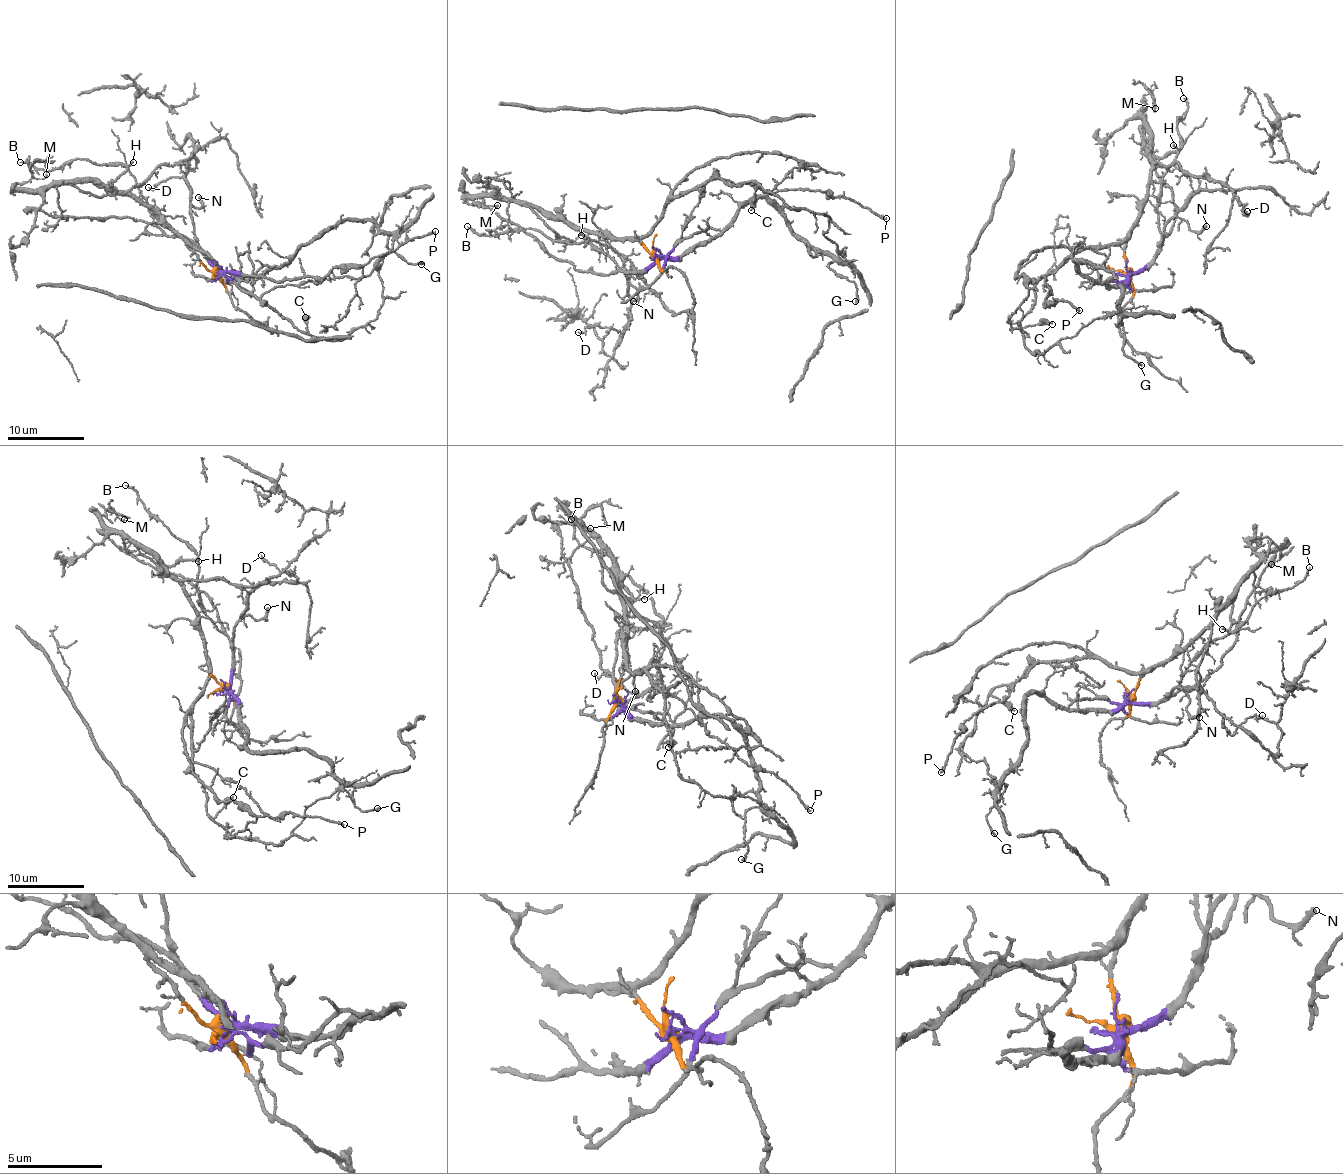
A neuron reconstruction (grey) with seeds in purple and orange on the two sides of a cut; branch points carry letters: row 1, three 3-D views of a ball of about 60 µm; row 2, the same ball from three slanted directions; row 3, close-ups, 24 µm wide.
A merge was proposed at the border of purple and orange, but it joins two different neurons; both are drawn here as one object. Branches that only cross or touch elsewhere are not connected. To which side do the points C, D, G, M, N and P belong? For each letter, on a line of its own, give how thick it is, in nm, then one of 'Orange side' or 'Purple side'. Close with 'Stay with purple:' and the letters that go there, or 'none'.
C: Thickness 360 nm. Orange side
D: Thickness 140 nm. Purple side
G: Thickness 200 nm. Purple side
M: Thickness 120 nm. Orange side
N: Thickness 300 nm. Purple side
P: Thickness 200 nm. Orange side
Stay with purple: D, G, N

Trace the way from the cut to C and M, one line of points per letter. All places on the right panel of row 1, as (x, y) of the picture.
C: (1127, 274), (1126, 241), (1076, 252), (1043, 276), (1036, 286), (1031, 309), (1020, 321), (1023, 326), (1052, 324)
M: (1127, 274), (1127, 239), (1147, 196), (1152, 144), (1147, 116), (1141, 113), (1144, 103), (1155, 108)

